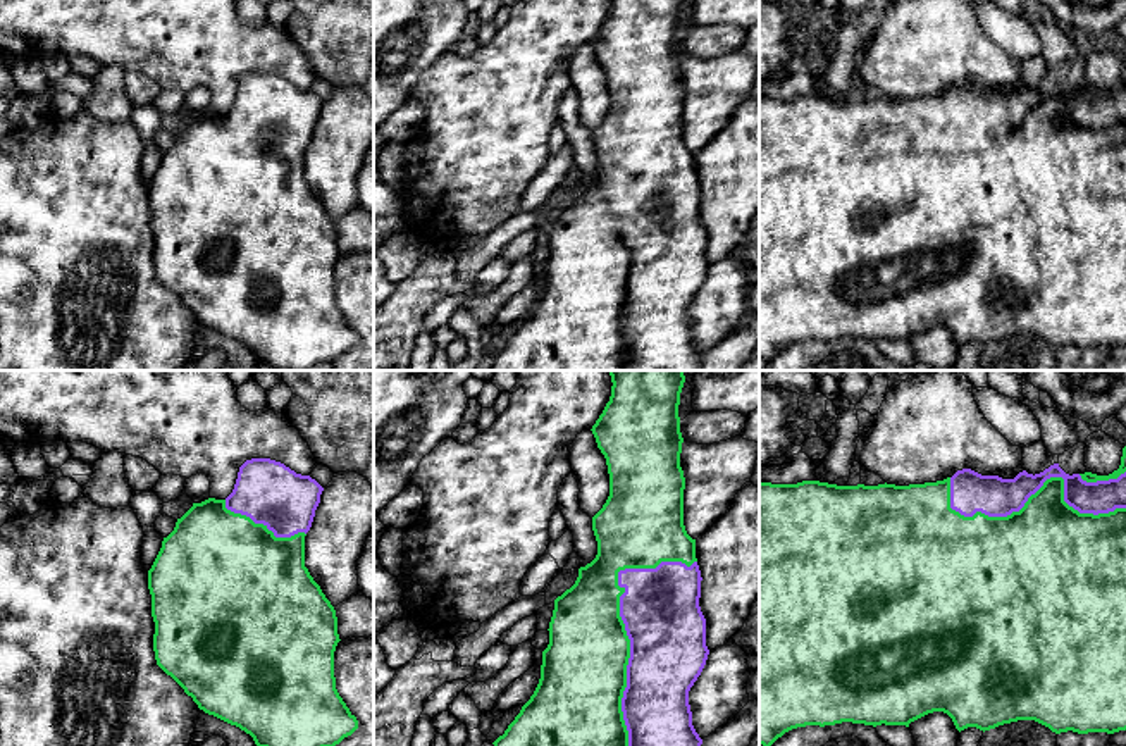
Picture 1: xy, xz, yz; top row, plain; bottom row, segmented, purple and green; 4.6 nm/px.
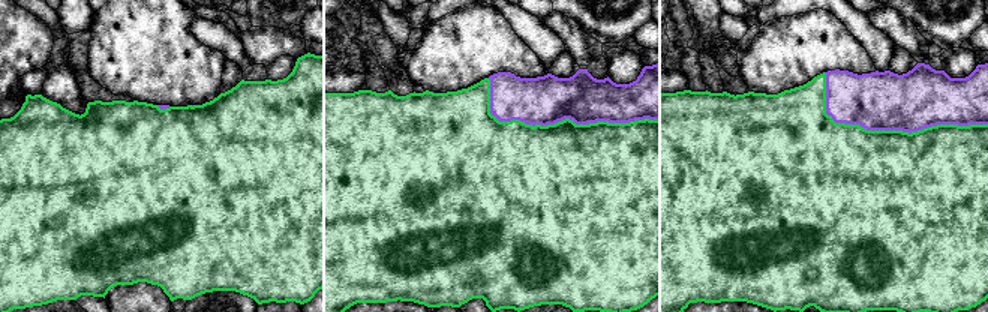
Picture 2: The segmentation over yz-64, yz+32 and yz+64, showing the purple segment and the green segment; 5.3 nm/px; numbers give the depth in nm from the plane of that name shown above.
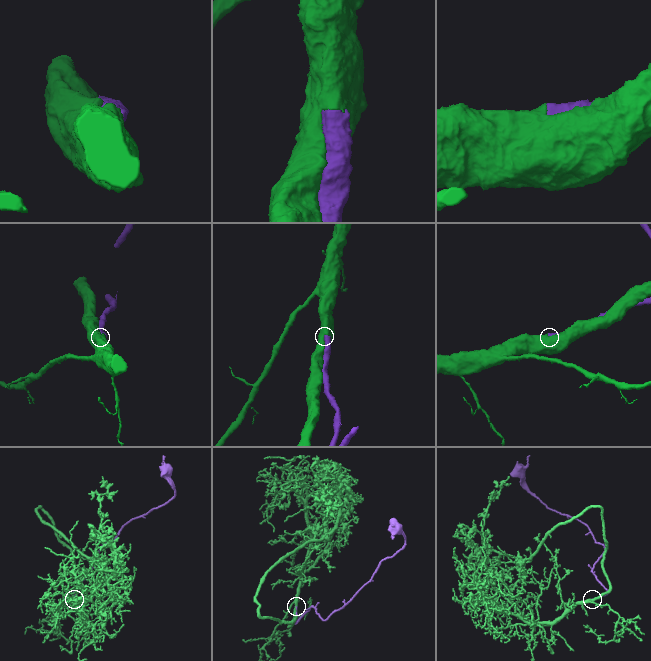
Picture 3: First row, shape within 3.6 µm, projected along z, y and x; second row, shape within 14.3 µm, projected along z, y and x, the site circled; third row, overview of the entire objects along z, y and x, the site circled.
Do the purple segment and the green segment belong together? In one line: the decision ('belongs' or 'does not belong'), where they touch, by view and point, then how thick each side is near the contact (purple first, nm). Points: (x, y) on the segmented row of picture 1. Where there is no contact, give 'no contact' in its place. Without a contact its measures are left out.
belongs | xz (622, 619) | 360/380 nm

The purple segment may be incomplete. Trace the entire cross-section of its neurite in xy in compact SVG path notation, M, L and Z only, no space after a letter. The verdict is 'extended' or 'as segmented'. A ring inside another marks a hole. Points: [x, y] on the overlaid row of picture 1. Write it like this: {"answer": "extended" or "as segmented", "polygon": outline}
{"answer": "extended", "polygon": "M246 460L226 500L193 503L177 519L148 570L157 665L200 710L239 727L257 746L336 746L358 729L336 689L334 651L341 641L336 610L305 567L305 536L322 491L315 479L281 462Z"}

